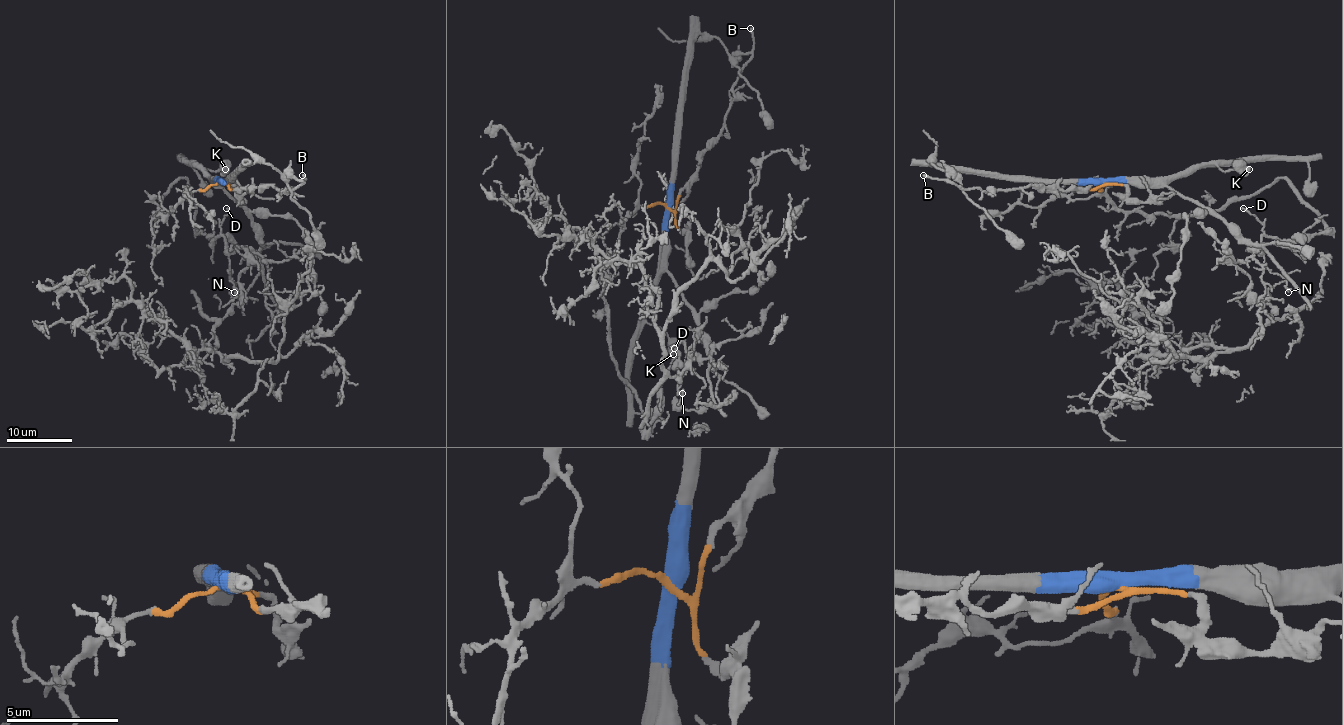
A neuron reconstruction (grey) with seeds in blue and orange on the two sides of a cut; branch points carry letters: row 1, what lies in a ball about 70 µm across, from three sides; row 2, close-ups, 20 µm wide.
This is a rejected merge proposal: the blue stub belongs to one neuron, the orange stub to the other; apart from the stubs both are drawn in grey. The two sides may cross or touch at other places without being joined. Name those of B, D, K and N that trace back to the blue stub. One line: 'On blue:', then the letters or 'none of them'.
On blue: K

